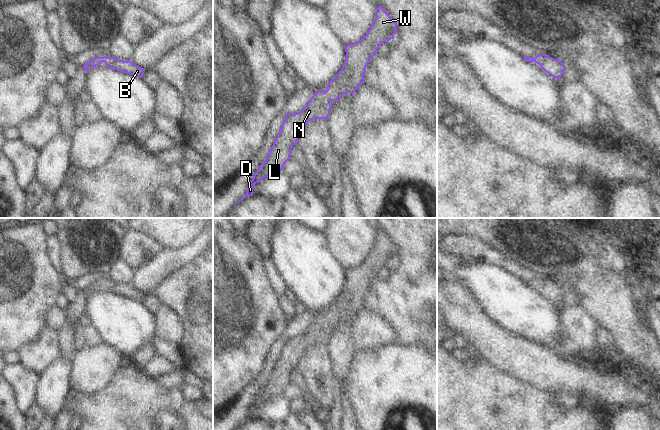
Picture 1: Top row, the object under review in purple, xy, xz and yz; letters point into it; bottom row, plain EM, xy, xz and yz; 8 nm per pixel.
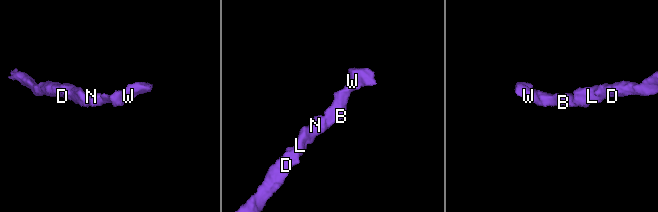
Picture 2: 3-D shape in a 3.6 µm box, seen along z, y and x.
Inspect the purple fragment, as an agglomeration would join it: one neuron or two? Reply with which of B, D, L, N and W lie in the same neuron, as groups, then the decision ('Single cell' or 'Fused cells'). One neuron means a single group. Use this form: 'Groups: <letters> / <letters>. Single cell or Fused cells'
Groups: B D L N W. Single cell.

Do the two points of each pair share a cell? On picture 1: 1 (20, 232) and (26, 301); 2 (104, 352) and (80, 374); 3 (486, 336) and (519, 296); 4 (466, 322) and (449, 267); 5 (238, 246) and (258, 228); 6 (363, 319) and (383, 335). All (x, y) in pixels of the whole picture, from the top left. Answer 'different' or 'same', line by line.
1: same
2: same
3: different
4: different
5: different
6: same

